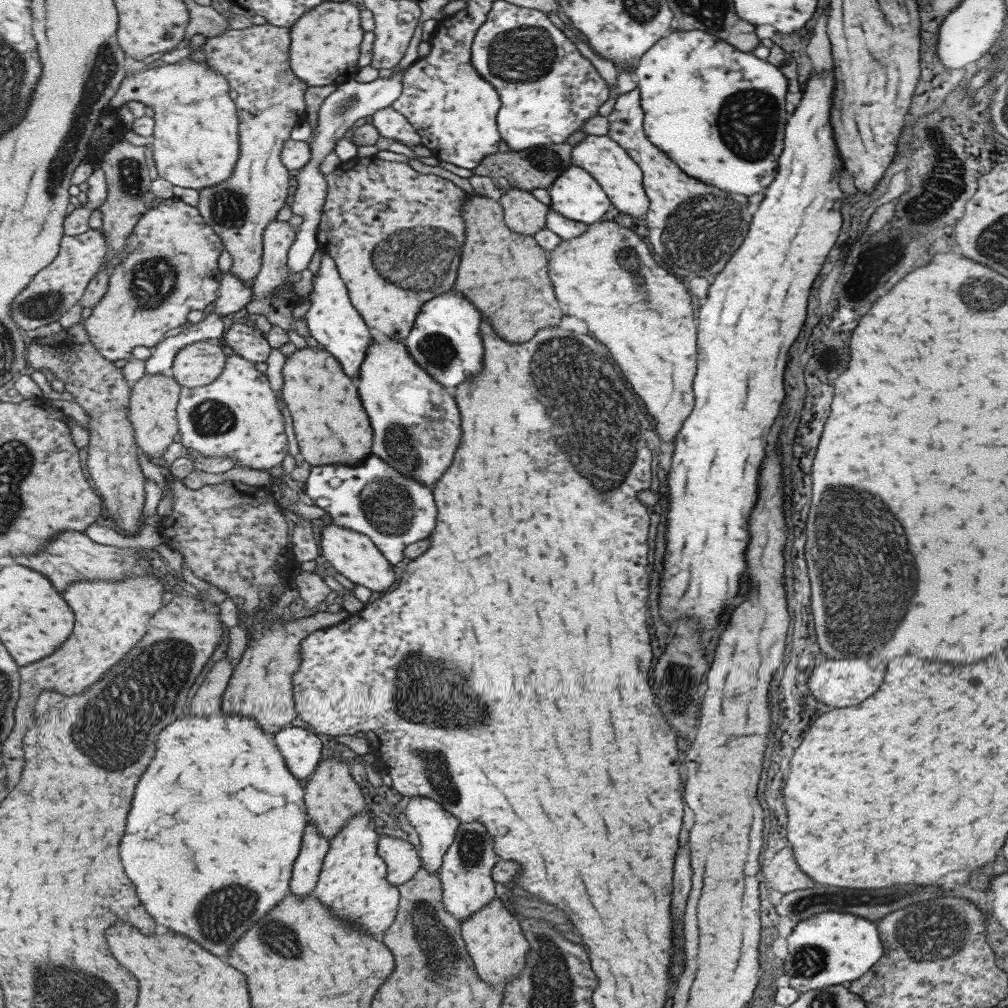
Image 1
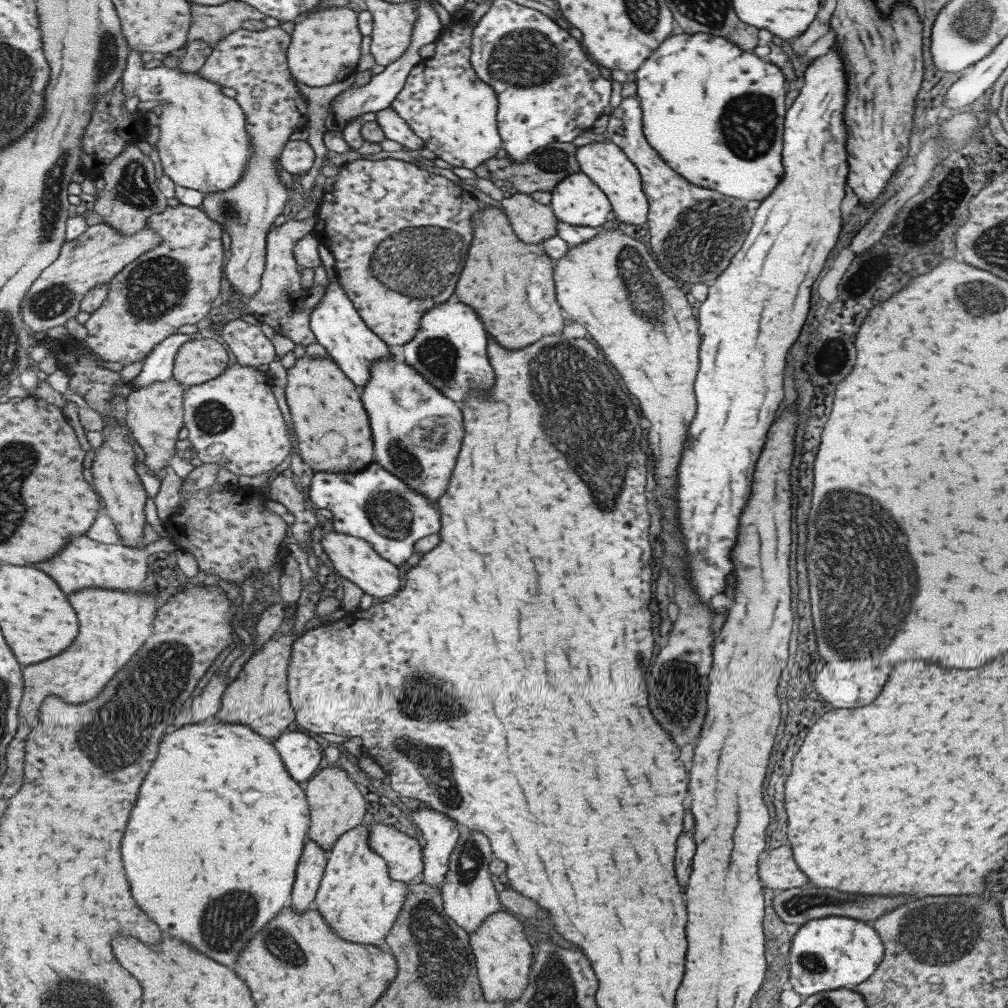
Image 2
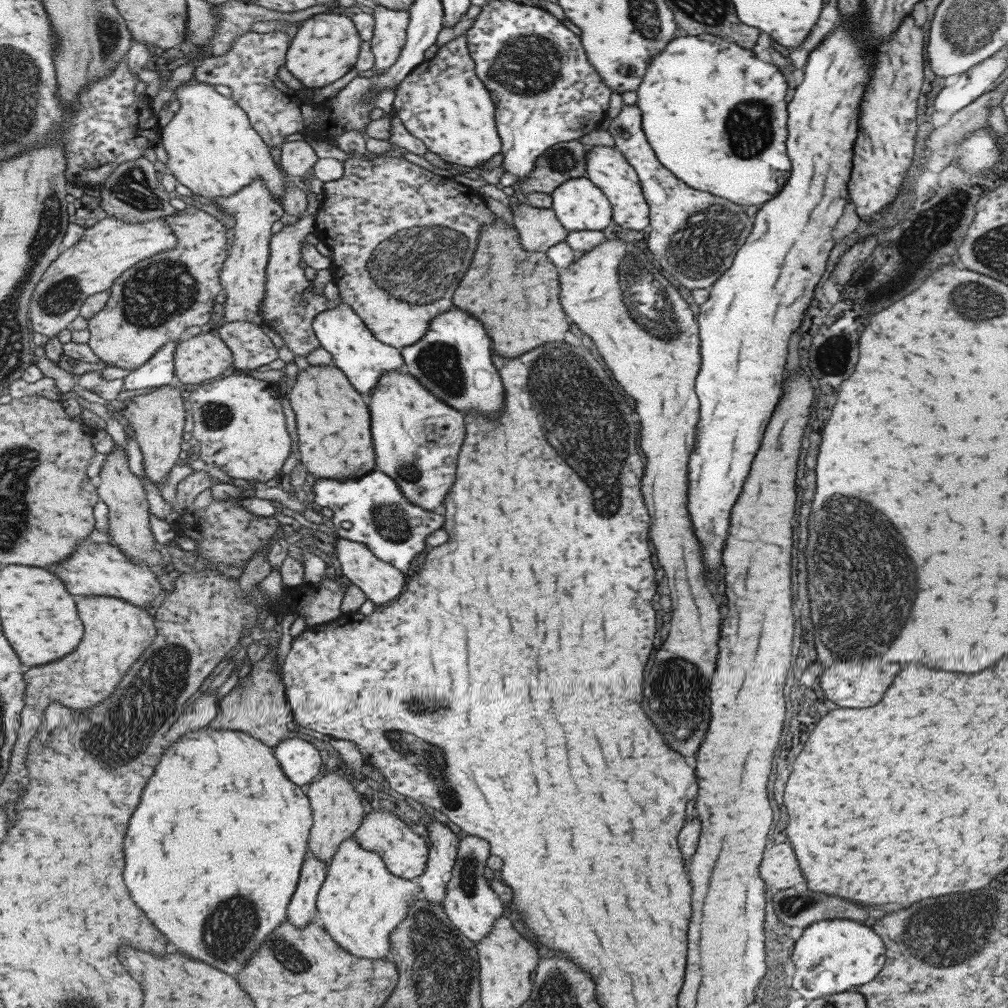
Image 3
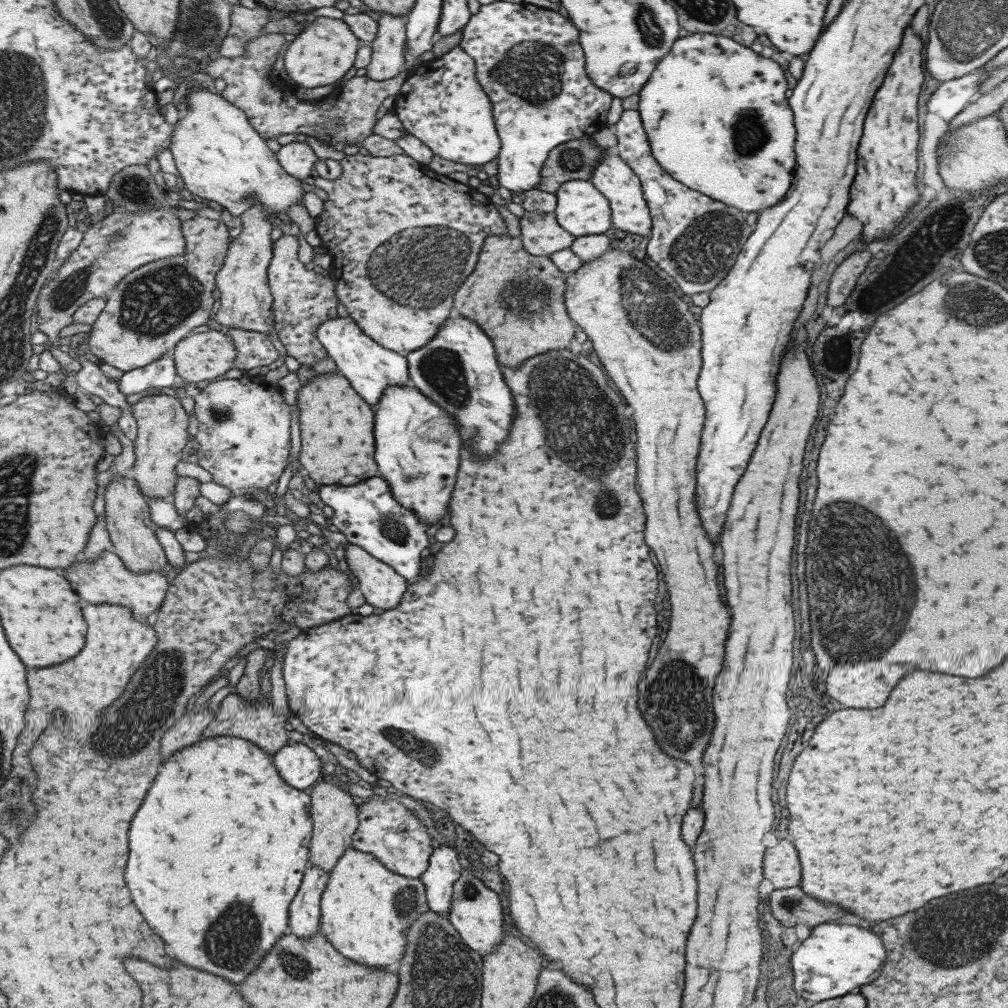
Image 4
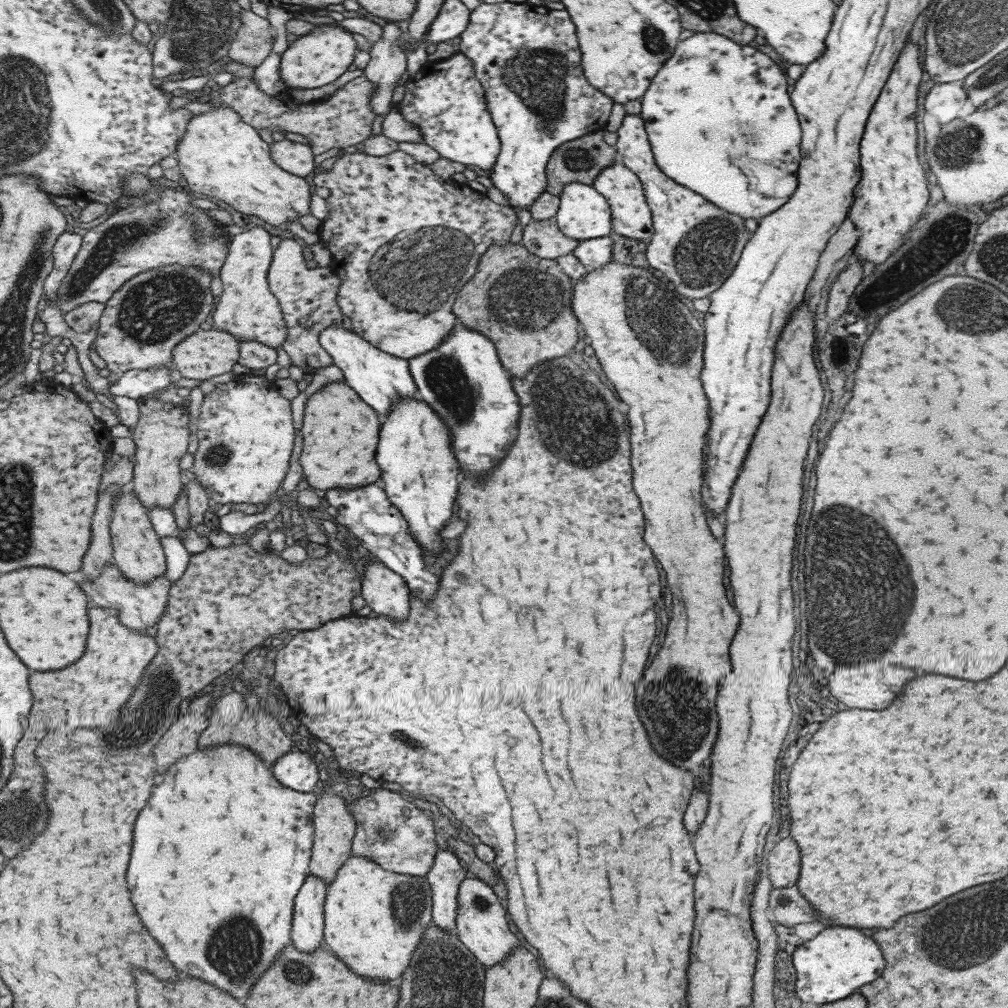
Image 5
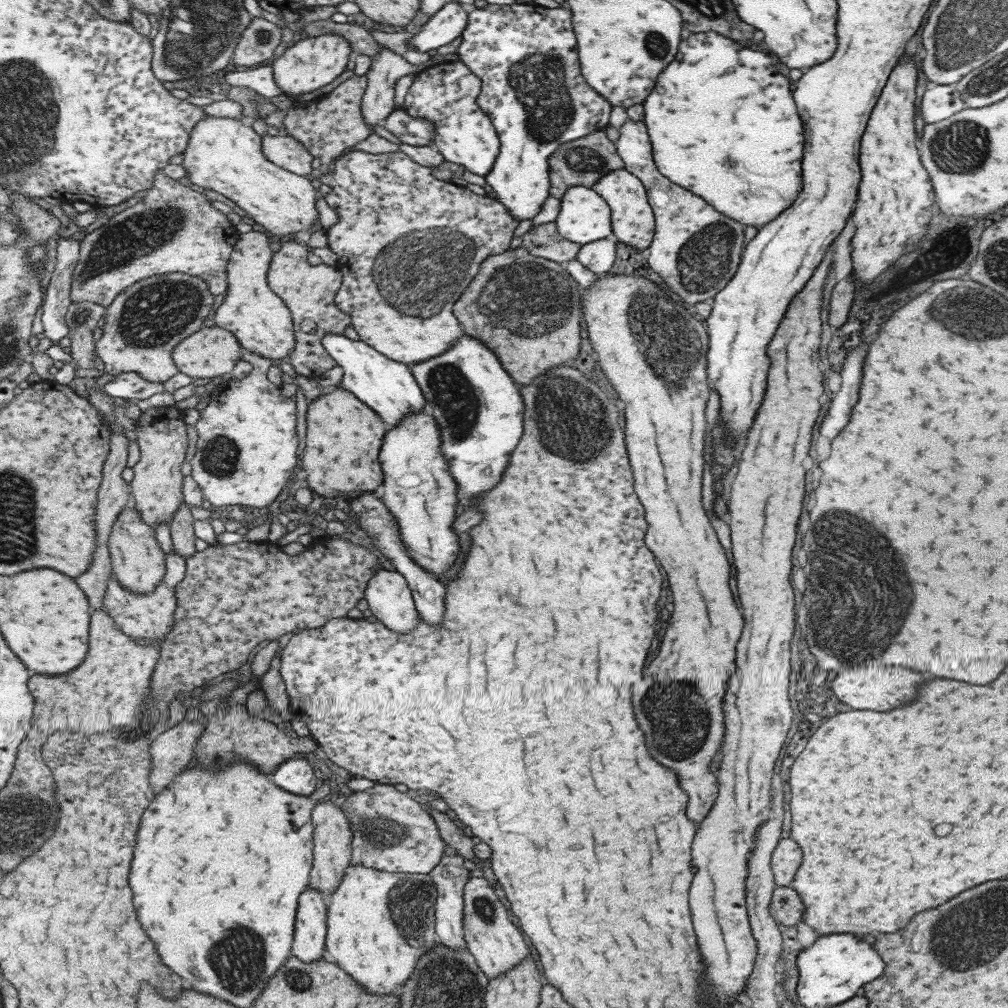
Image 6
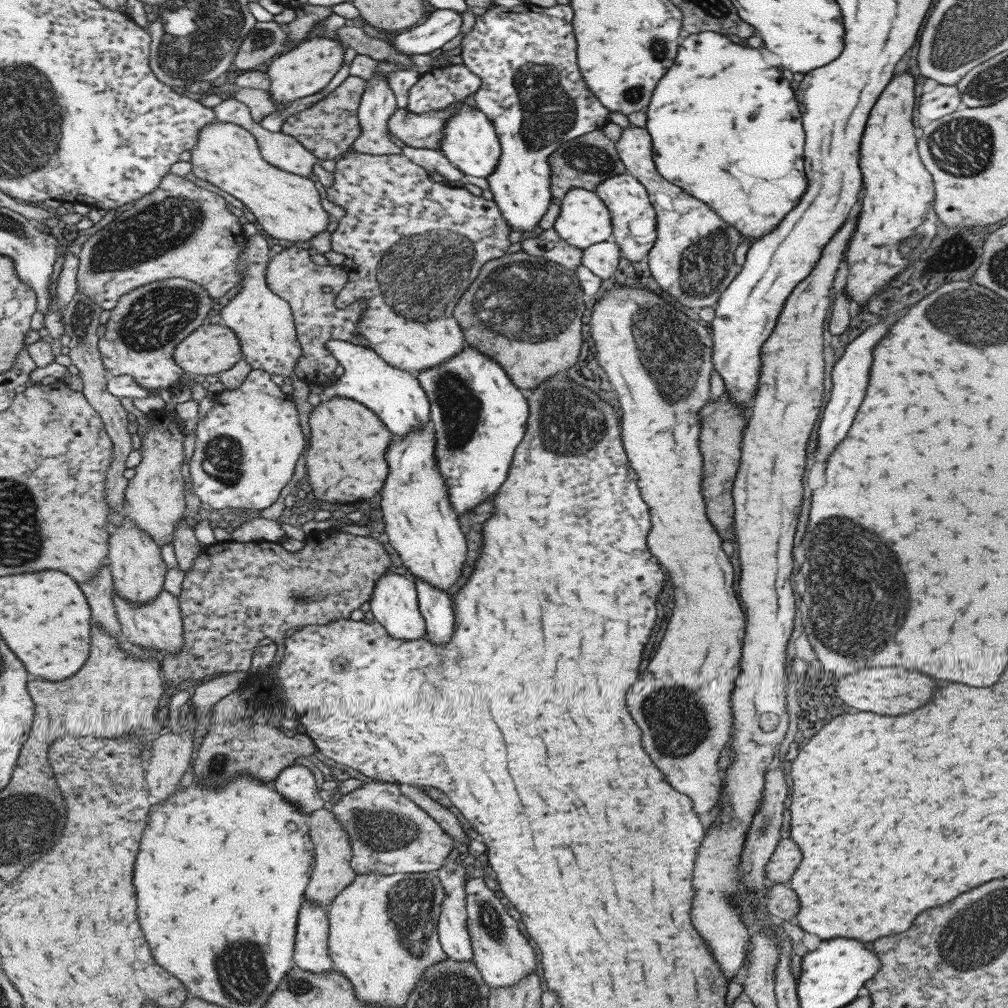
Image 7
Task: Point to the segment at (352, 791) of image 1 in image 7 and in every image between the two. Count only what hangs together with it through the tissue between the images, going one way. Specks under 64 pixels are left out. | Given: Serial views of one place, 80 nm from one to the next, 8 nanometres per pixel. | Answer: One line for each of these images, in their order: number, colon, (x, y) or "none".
2: (336, 805)
3: (337, 810)
4: (334, 814)
5: (334, 825)
6: (332, 835)
7: (332, 872)

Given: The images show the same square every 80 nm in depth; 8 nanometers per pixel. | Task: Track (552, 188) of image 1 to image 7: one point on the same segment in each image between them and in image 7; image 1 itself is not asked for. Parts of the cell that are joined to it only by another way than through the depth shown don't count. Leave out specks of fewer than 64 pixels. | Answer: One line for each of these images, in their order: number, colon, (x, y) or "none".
2: (576, 200)
3: (578, 204)
4: (580, 209)
5: (582, 213)
6: (583, 216)
7: (582, 220)

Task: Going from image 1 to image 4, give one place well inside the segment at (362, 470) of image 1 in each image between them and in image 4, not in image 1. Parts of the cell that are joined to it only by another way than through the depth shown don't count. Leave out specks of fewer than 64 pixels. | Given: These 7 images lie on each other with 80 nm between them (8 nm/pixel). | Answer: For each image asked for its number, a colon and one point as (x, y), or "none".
2: (375, 505)
3: (372, 510)
4: (367, 515)

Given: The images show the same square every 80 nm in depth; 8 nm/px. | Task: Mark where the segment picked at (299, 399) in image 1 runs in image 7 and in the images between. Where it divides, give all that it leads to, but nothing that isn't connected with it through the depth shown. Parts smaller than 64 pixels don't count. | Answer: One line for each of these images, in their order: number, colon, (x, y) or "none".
2: (332, 430)
3: (332, 419)
4: (336, 442)
5: (339, 431)
6: (343, 436)
7: (344, 462)

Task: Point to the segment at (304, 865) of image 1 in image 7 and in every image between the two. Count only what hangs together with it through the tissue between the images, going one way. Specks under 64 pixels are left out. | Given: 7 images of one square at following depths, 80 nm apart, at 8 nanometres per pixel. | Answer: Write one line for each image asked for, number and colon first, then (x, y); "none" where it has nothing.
2: (314, 859)
3: (302, 907)
4: (305, 917)
5: (308, 911)
6: (311, 921)
7: (311, 953)

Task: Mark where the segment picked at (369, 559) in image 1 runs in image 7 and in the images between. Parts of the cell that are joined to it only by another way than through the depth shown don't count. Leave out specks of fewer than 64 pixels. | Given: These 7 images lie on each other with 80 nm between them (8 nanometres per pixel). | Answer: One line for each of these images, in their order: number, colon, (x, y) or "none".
2: (353, 558)
3: (380, 582)
4: (381, 586)
5: (386, 593)
6: (387, 594)
7: (393, 604)

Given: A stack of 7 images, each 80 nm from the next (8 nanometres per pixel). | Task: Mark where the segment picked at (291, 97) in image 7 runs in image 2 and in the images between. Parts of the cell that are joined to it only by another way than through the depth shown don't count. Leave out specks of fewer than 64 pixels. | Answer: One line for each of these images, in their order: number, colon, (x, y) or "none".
2: (325, 44)
3: (325, 46)
4: (325, 49)
5: (313, 60)
6: (305, 65)

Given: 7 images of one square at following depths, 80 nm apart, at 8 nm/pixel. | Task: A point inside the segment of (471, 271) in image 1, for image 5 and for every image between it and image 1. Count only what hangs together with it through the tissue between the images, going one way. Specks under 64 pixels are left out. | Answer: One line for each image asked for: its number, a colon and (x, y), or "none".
2: (508, 283)
3: (513, 293)
4: (500, 295)
5: (529, 287)

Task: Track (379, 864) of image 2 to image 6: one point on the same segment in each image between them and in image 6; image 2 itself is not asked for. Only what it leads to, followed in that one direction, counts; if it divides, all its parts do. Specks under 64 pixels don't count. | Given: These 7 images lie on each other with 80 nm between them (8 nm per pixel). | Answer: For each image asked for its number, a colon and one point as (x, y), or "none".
3: (360, 902)
4: (365, 909)
5: (373, 919)
6: (378, 923)

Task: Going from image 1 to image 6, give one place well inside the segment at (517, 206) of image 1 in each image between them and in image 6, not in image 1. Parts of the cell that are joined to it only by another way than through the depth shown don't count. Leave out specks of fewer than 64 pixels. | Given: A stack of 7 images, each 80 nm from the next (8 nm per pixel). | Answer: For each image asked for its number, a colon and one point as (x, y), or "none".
2: (531, 221)
3: (538, 229)
4: (540, 234)
5: (542, 238)
6: (543, 240)

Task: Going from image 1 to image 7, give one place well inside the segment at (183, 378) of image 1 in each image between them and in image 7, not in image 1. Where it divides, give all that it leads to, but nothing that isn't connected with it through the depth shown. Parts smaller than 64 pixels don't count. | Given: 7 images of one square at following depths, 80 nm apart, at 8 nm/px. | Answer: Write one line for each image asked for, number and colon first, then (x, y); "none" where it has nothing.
2: (199, 361)
3: (202, 357)
4: (202, 356)
5: (208, 353)
6: (212, 352)
7: (212, 349)

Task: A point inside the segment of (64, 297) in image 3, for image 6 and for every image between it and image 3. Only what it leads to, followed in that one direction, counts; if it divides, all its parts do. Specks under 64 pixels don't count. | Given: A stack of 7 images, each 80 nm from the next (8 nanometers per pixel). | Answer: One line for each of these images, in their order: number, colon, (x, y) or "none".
4: (123, 241)
5: (139, 237)
6: (174, 229)

